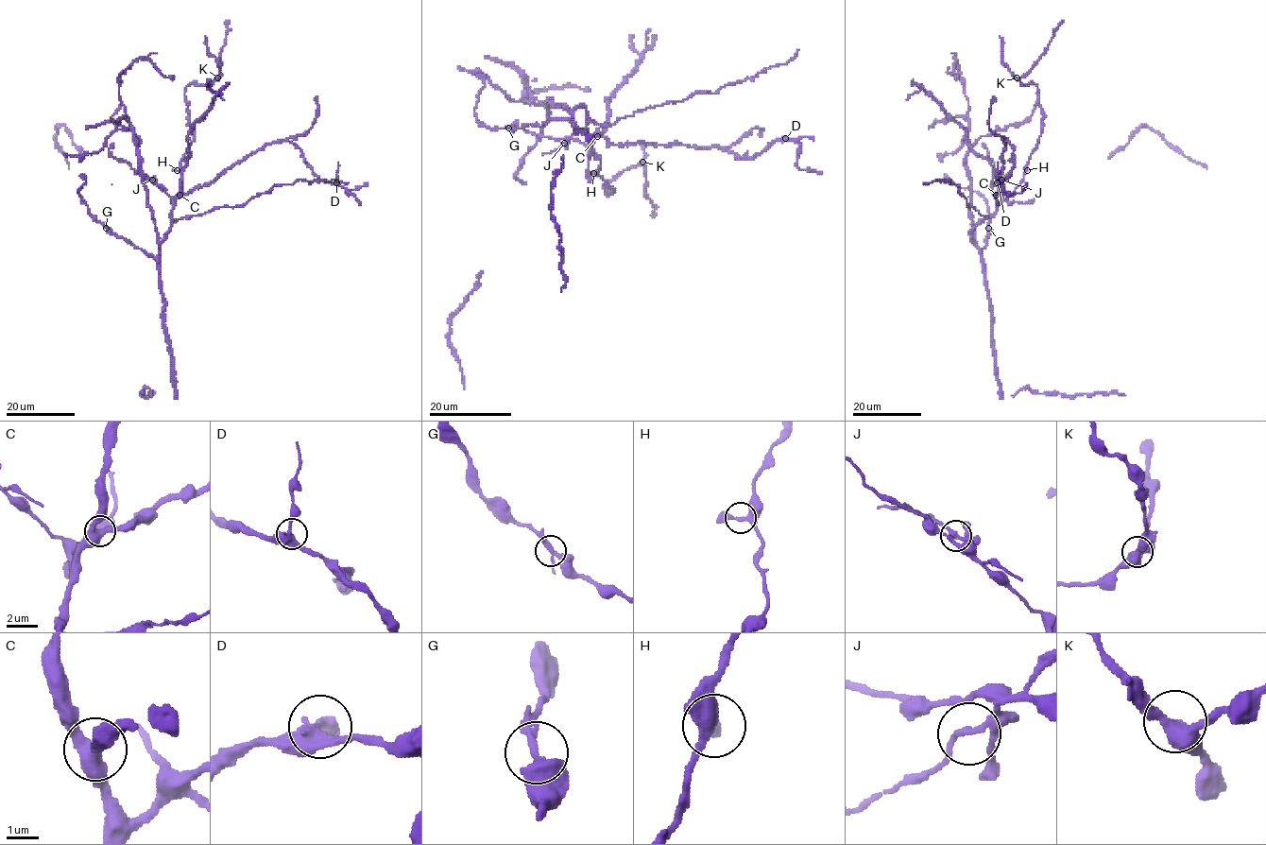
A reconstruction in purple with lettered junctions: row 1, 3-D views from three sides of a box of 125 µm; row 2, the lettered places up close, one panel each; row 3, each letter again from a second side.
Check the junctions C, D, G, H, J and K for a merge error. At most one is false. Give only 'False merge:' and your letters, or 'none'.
False merge: none

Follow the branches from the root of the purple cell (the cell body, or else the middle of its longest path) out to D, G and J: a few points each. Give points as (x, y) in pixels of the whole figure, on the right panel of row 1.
D: (970, 208), (975, 242), (971, 231), (997, 209), (1008, 142), (1014, 167), (997, 182)
G: (970, 208), (975, 241), (982, 258), (988, 228)
J: (970, 208), (975, 242), (971, 231), (986, 219), (1002, 200), (998, 186), (1001, 180)

